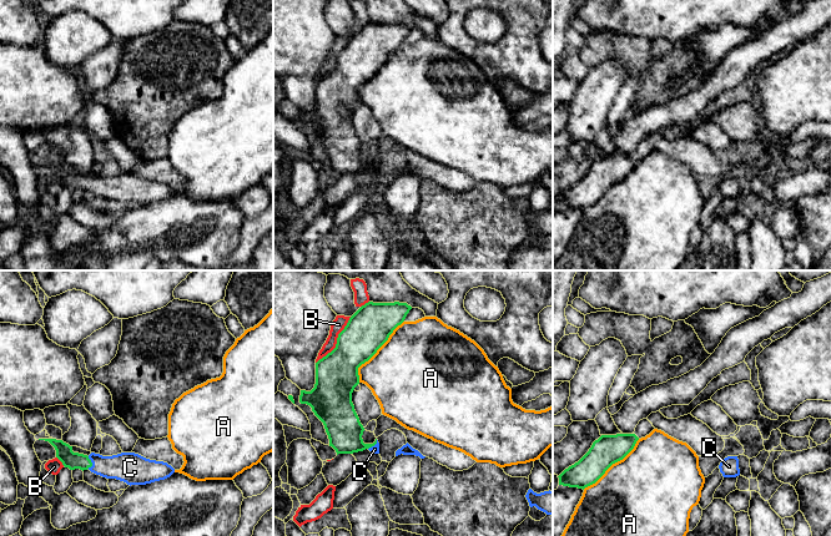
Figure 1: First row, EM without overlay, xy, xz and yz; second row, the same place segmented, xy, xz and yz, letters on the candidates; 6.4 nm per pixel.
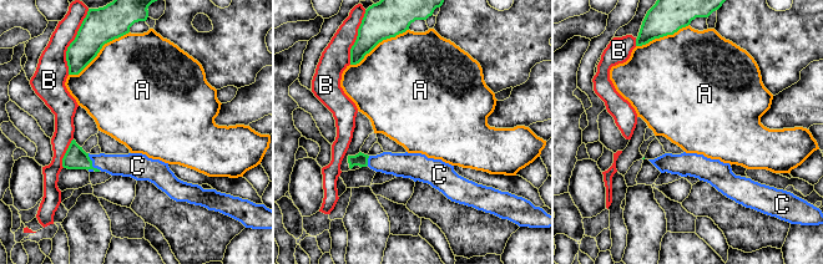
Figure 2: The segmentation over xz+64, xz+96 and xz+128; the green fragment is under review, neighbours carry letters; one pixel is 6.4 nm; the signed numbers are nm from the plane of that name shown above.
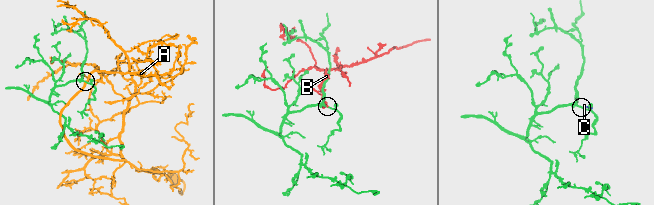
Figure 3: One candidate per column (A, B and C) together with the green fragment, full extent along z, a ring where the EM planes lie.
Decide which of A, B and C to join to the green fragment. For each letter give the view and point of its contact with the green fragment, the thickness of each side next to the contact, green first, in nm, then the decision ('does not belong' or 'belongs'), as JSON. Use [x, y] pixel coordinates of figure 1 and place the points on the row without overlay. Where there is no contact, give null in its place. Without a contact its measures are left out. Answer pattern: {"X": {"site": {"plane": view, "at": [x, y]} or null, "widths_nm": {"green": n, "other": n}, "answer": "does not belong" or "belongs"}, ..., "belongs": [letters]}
{"A": {"site": {"plane": "xz", "at": [376, 72]}, "widths_nm": {"green": 280, "other": 500}, "answer": "does not belong"}, "B": {"site": {"plane": "xz", "at": [337, 62]}, "widths_nm": {"green": 280, "other": 90}, "answer": "does not belong"}, "C": {"site": {"plane": "xy", "at": [91, 183]}, "widths_nm": {"green": 110, "other": 190}, "answer": "belongs"}, "belongs": ["C"]}

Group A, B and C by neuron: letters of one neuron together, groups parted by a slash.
A / B / C

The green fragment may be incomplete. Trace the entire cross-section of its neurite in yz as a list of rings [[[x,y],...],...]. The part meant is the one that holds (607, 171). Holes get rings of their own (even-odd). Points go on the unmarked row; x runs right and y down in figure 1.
[[[635,155],[601,156],[578,183],[558,197],[559,206],[584,211],[595,204],[613,184],[634,170],[638,161]]]

